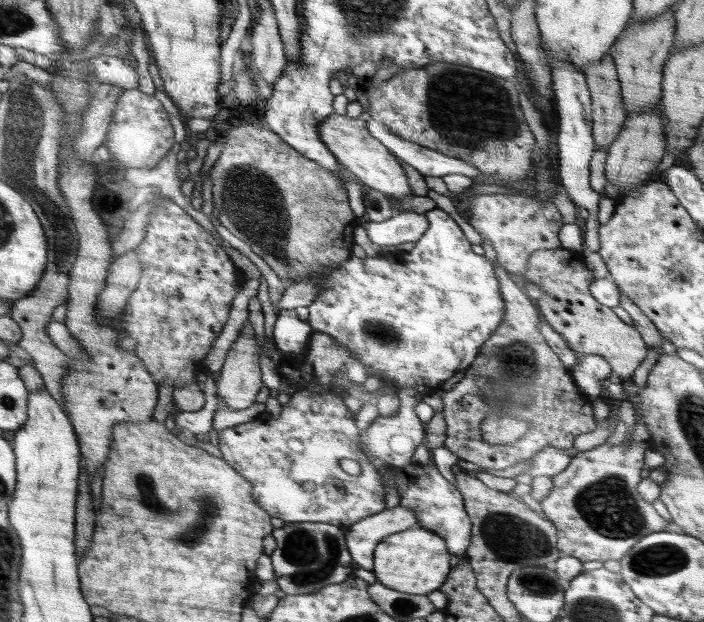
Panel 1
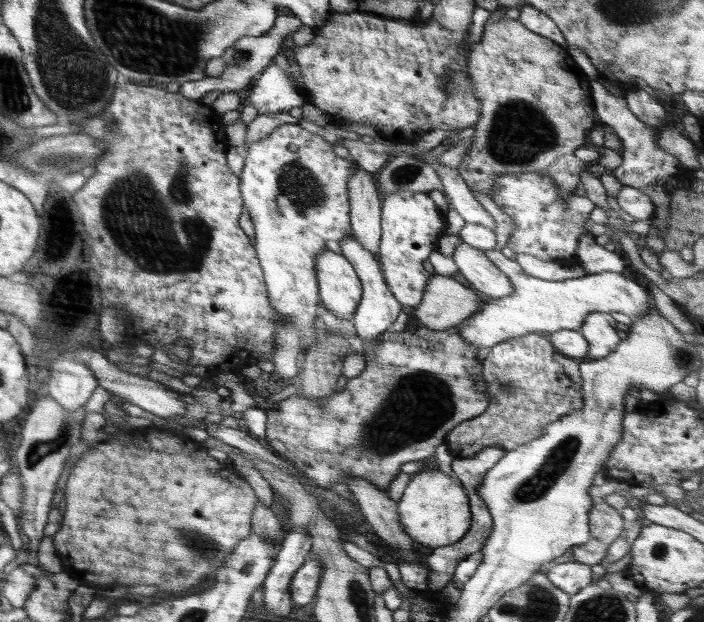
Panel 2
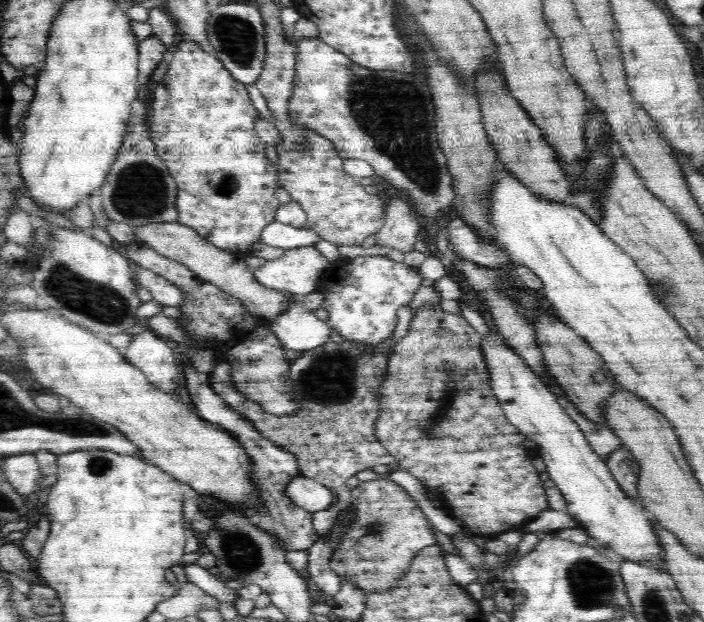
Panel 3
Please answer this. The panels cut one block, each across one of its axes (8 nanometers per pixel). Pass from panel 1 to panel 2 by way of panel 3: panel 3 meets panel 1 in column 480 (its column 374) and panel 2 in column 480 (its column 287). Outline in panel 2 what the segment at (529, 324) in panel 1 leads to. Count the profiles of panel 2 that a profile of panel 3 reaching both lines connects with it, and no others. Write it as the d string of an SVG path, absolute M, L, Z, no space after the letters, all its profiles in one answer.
M528 333L504 340L493 346L482 360L482 377L486 381L486 393L490 394L490 404L480 416L457 424L445 438L454 459L465 459L484 447L500 445L504 450L514 450L542 435L546 425L582 407L581 386L574 383L564 372L560 363L553 360L555 348L544 334Z

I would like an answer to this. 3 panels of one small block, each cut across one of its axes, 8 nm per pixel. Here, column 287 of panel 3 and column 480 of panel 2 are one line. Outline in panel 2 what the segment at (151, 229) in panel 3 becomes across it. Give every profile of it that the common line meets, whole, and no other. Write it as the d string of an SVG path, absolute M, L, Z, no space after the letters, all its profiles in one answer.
M435 273L427 282L420 304L413 310L413 318L431 330L445 330L467 320L484 306L485 300L486 297L470 288L459 277L442 276Z

